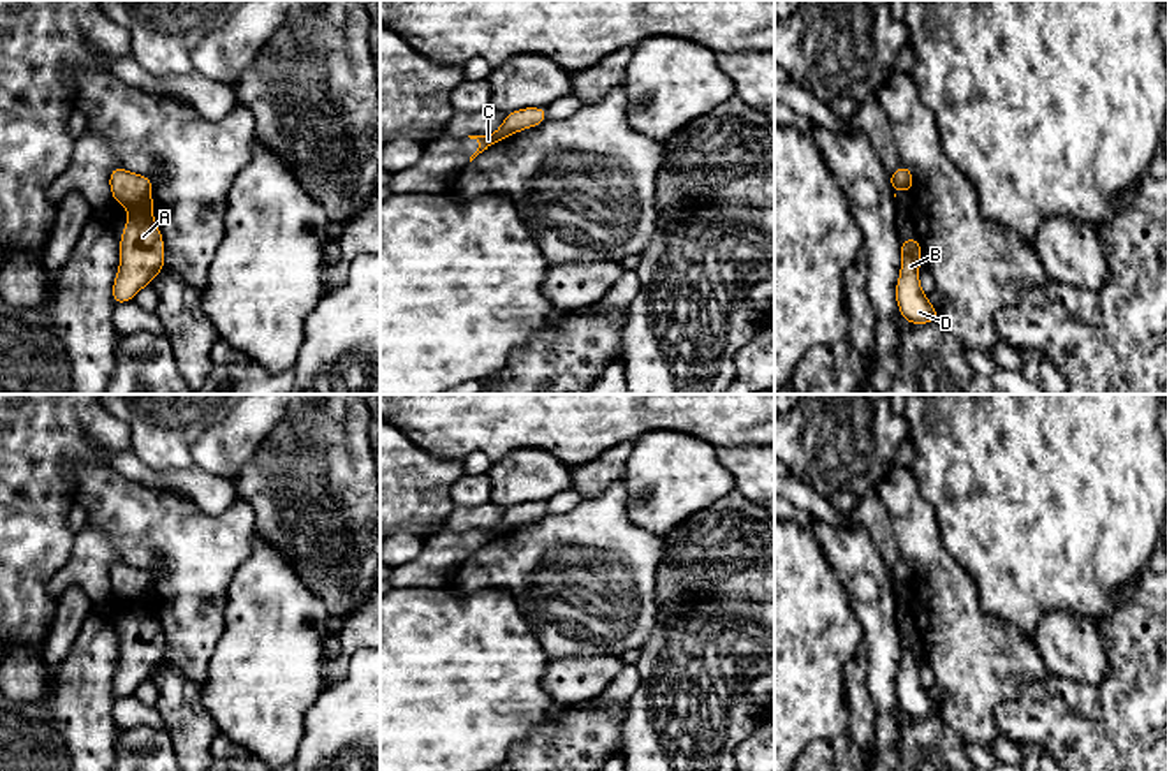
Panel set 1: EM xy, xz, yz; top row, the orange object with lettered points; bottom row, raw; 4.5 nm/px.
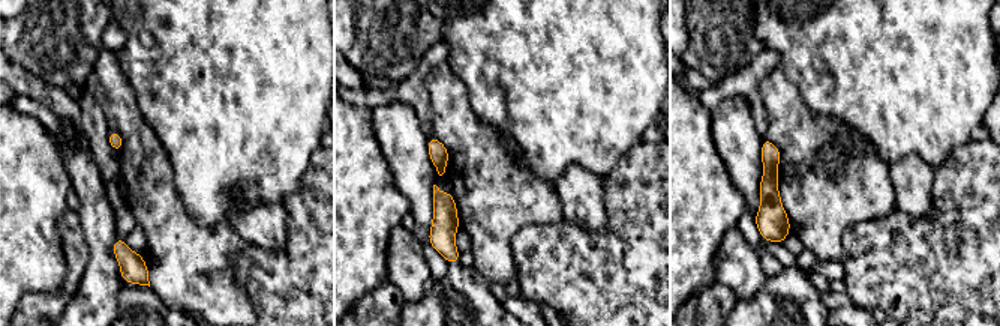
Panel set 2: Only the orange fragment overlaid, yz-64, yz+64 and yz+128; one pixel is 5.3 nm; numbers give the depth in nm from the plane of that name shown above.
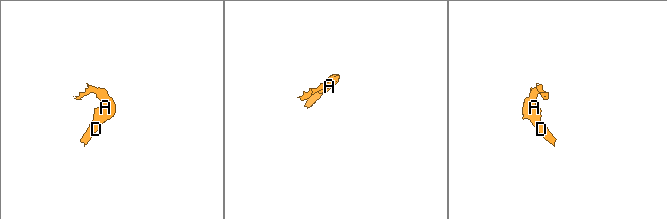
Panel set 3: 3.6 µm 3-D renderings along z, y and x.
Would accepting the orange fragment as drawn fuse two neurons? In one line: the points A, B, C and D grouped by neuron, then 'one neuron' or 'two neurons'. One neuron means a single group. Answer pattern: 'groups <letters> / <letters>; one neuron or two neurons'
groups A B C D; one neuron

